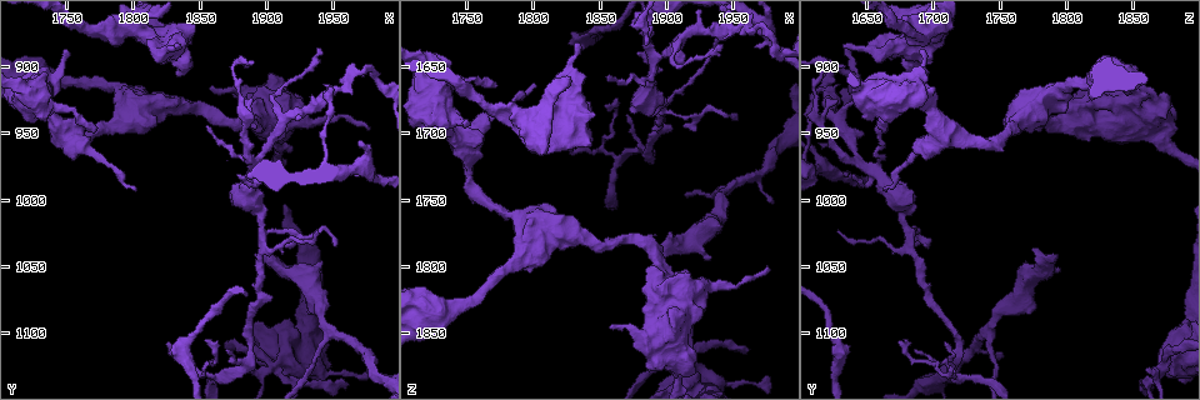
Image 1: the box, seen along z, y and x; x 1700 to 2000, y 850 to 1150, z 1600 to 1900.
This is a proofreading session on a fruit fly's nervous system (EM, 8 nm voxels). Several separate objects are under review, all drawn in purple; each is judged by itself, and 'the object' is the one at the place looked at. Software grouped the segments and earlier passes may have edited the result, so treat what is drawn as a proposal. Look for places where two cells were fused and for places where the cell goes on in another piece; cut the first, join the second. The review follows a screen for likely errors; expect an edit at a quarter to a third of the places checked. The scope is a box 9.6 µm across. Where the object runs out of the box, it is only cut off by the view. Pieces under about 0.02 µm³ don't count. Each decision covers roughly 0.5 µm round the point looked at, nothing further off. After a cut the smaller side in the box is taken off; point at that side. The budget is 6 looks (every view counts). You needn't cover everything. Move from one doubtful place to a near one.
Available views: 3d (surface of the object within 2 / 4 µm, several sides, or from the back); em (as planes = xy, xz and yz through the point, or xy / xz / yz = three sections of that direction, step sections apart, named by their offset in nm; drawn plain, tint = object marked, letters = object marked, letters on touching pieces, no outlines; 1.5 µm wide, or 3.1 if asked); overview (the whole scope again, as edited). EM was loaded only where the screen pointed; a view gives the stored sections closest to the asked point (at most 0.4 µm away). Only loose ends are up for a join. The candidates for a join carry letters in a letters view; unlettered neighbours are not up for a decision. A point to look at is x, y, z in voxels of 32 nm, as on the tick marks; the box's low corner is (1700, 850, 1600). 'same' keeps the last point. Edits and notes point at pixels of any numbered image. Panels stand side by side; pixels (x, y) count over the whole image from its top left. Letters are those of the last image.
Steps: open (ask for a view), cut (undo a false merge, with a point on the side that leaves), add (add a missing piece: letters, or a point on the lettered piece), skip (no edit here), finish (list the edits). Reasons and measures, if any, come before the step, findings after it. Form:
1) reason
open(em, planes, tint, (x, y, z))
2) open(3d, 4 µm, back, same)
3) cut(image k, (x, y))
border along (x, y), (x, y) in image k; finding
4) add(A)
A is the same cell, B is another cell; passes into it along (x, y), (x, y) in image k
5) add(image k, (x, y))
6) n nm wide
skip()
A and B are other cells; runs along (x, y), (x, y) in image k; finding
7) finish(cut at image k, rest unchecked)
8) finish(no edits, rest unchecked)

thick turns thin
open(3d, 2 µm, (1896, 1130, 1868))

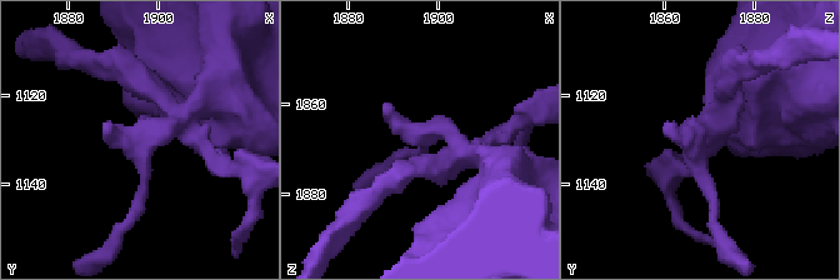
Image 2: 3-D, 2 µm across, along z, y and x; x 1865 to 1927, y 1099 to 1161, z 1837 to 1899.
open(em, yz, step 8, tint, (1897, 1131, 1866))

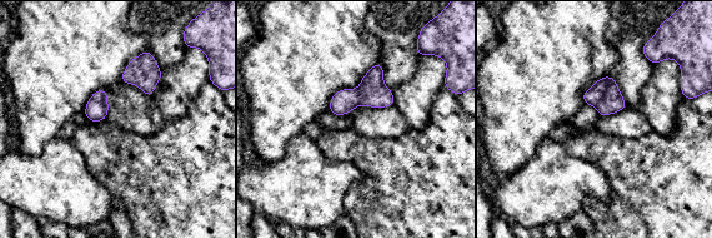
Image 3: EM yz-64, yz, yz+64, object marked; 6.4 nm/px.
see the neighbours
open(em, yz, step 8, letters, same)

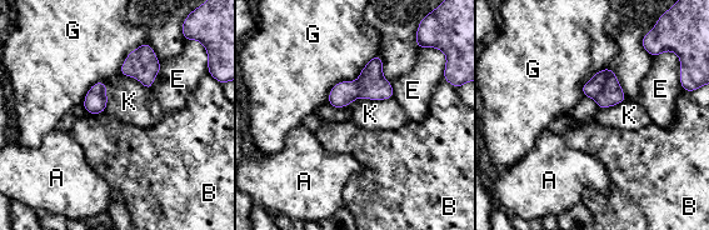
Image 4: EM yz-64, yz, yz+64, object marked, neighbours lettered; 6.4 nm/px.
cut(image 4, (612, 94))
A, B, E, G and K are other cells; two cells meet here

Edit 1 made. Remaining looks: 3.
open(overview)

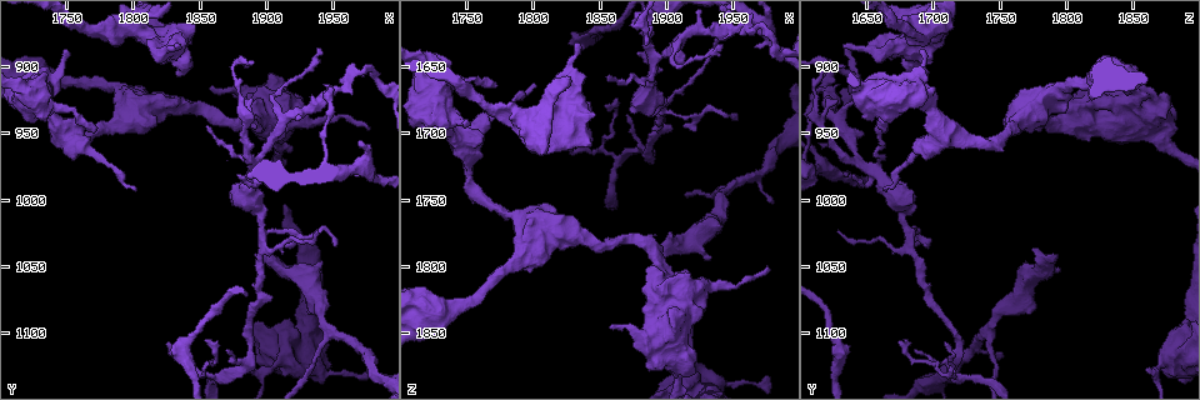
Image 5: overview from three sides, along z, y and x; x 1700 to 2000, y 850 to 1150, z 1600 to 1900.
free end
open(em, planes, tint, (1890, 1042, 1790))

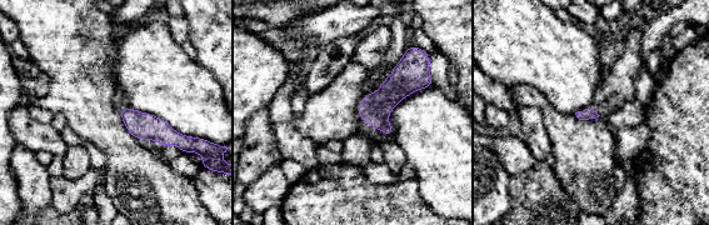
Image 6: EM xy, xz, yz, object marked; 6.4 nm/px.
what lies round it
open(em, planes, letters, same)

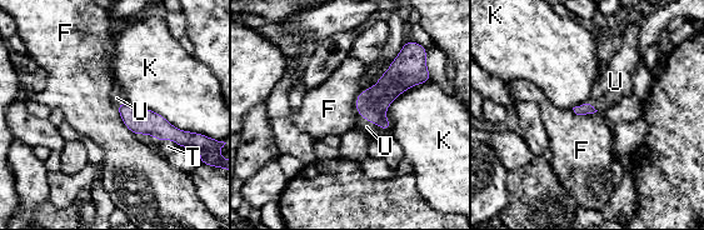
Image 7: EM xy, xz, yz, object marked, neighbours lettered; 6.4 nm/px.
add(U)
U is the same cell, F, K and T are other cells; passes into it along (372, 104), (370, 121), (367, 126) in image 7; it goes on there

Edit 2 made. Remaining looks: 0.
finish(cut at image 4, add at image 7, rest unchecked)

